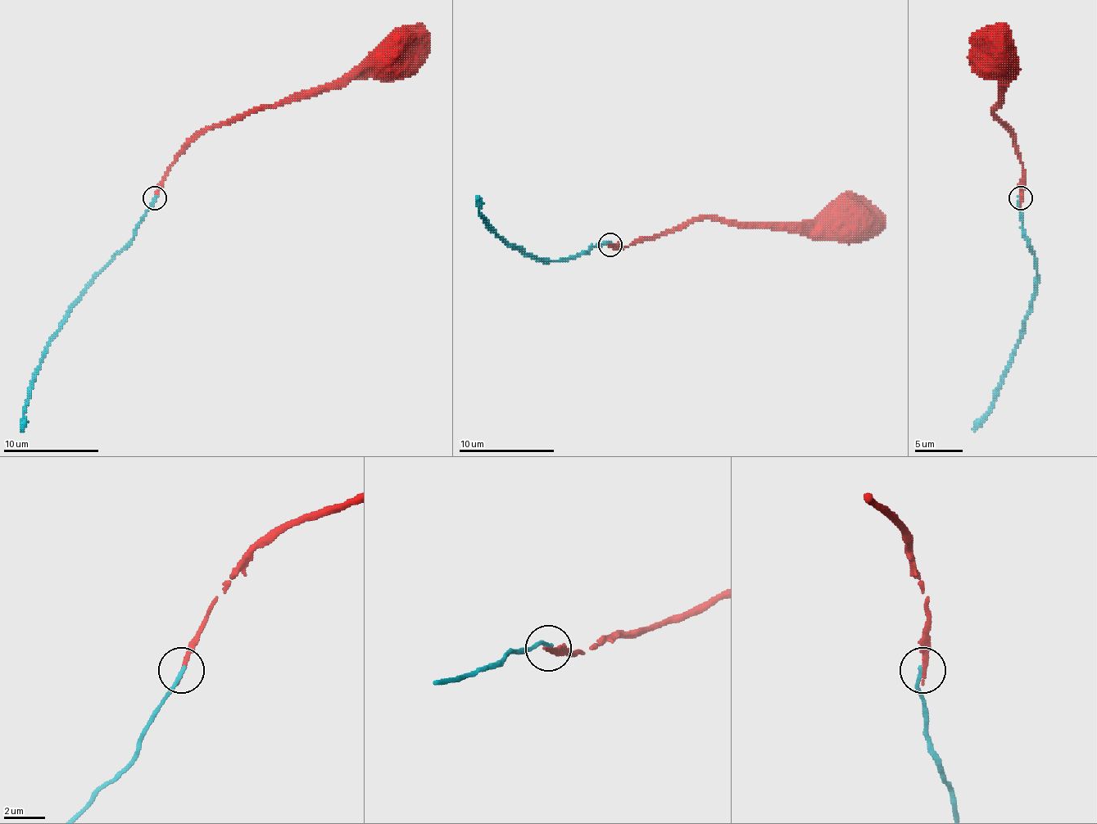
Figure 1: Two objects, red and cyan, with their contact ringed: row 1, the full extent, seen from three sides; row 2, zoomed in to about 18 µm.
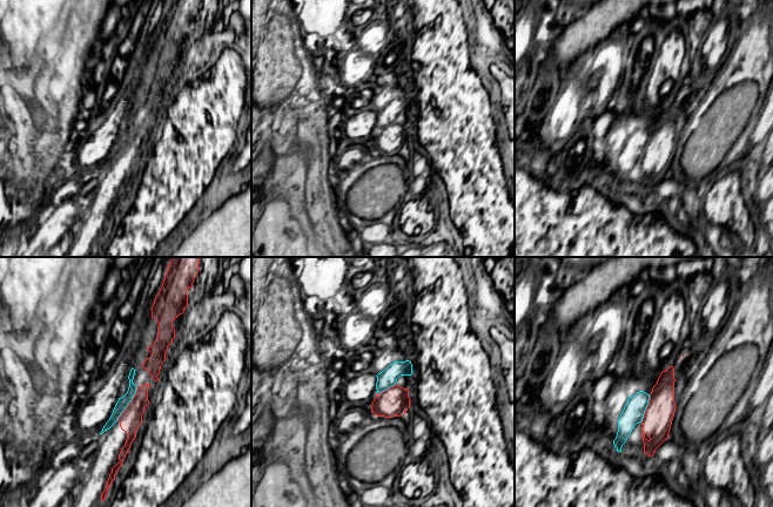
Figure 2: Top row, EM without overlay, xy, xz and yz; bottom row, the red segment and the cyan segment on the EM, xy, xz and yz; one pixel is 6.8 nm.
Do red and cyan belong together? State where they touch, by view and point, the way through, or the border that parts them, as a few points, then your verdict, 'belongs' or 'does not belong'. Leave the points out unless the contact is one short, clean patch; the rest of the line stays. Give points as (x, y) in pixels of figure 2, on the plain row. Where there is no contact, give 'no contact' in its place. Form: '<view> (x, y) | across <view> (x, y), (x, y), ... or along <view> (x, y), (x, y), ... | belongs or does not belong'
xy (128, 141) | does not belong

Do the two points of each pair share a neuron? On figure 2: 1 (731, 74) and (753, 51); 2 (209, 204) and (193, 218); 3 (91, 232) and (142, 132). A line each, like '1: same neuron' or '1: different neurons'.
1: same neuron
2: same neuron
3: same neuron

